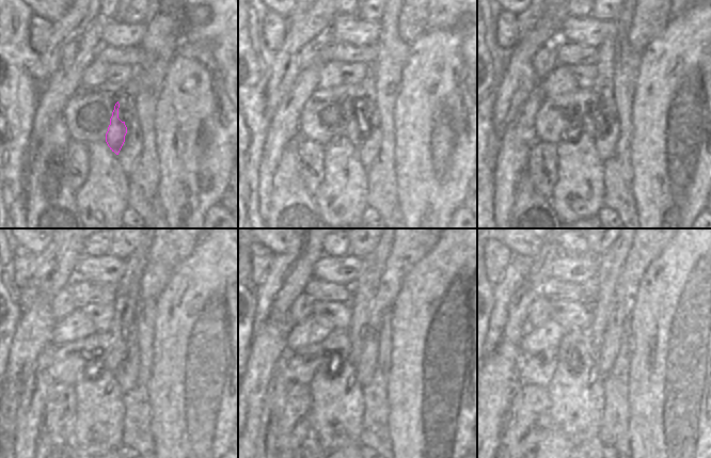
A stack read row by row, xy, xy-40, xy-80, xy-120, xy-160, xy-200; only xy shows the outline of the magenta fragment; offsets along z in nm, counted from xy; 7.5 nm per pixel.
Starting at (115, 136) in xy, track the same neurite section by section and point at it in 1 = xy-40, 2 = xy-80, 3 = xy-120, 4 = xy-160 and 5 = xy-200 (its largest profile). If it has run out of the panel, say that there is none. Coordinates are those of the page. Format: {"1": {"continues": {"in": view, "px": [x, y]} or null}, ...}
{"1": {"continues": {"in": "xy-40", "px": [356, 129]}}, "2": {"continues": {"in": "xy-80", "px": [602, 104]}}, "3": {"continues": {"in": "xy-120", "px": [123, 331]}}, "4": {"continues": {"in": "xy-160", "px": [363, 291]}}, "5": {"continues": {"in": "xy-200", "px": [611, 263]}}}

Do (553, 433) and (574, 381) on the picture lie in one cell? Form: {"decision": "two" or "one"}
{"decision": "two"}

